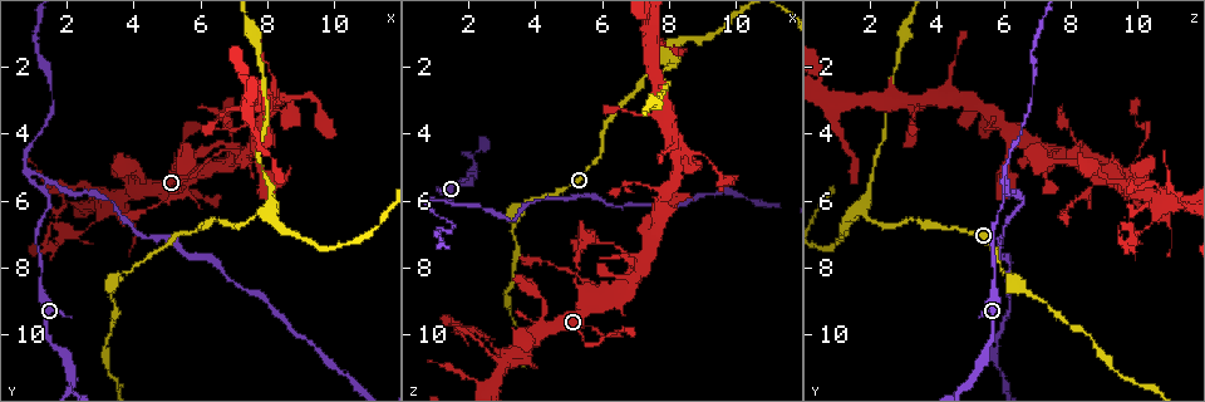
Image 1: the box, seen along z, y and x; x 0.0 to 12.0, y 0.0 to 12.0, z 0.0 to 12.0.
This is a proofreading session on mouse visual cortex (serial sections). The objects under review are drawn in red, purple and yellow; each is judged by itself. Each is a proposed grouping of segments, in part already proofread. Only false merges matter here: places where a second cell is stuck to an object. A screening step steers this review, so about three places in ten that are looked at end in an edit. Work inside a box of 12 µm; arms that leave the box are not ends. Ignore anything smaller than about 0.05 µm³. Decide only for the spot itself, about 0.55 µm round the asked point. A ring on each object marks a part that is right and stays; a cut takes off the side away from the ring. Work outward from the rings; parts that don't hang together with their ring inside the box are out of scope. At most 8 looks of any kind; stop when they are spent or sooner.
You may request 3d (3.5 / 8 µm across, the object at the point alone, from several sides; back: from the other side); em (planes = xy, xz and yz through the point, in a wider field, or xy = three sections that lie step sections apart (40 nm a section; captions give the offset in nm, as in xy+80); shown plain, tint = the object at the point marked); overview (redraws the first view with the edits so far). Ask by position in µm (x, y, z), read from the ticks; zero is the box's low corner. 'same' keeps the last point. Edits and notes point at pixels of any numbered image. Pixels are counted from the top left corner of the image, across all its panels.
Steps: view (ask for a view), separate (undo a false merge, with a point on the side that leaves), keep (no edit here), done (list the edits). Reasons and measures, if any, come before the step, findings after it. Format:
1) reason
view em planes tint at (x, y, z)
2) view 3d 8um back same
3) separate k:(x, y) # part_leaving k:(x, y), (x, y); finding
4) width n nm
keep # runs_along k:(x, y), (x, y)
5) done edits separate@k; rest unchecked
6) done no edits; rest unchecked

narrows sharply
view 3d 3.5um at (5.4, 4.5, 10.0)

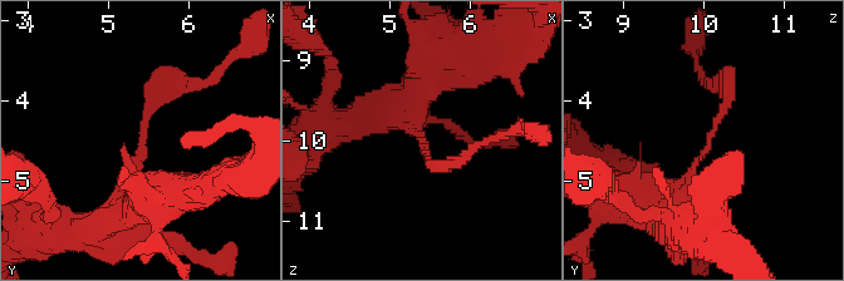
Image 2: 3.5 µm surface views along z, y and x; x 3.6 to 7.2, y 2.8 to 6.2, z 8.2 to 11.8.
arm_widths 150, 300 nm
view em xy step 2 plain at (5.45, 4.60, 10.05)

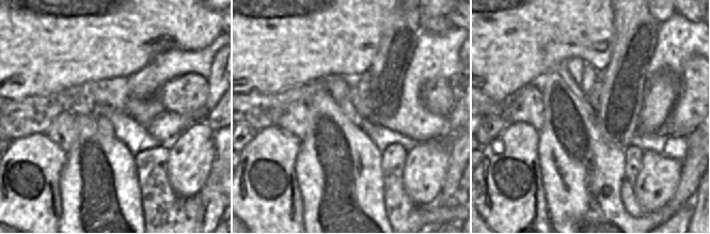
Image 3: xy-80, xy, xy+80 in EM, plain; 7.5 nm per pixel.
with the object marked
view em xy step 2 tint same

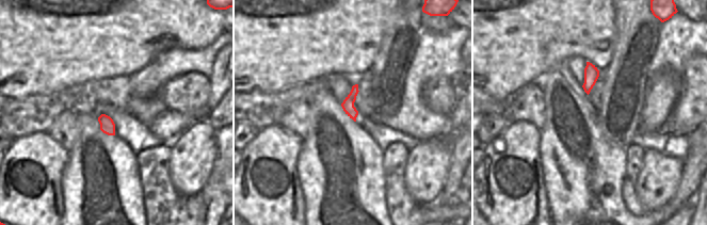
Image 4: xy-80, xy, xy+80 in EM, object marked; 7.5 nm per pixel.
keep # runs_along 2:(121, 212), (145, 112), (182, 82); one cell here

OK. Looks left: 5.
thick turns thin
view 3d 8um at (5.6, 5.8, 8.4)

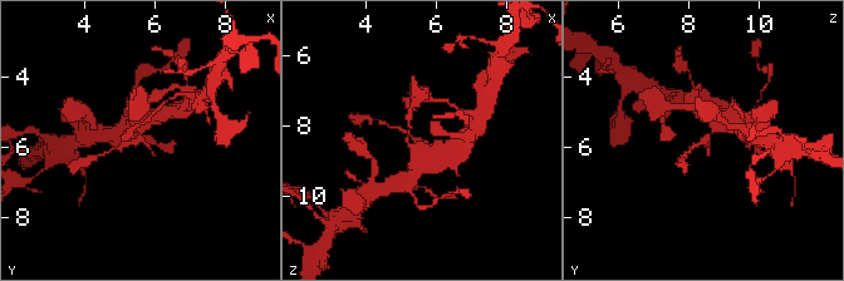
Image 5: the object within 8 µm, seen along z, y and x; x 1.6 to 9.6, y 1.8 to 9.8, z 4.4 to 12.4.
view 3d 3.5um at (5.6, 5.8, 8.4)

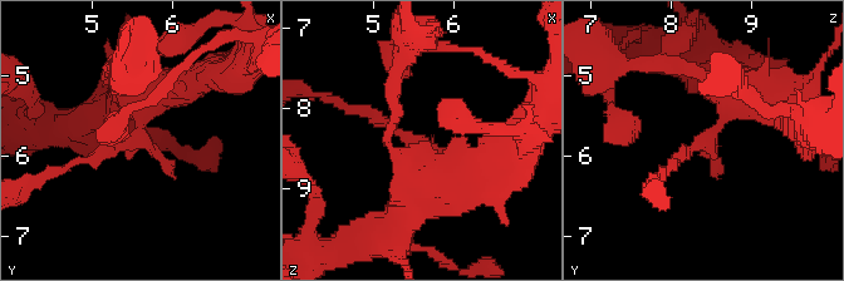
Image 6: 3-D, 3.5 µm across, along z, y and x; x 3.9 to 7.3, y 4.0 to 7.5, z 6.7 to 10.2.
now the EM
view em xy step 5 tint at (5.60, 5.75, 8.50)

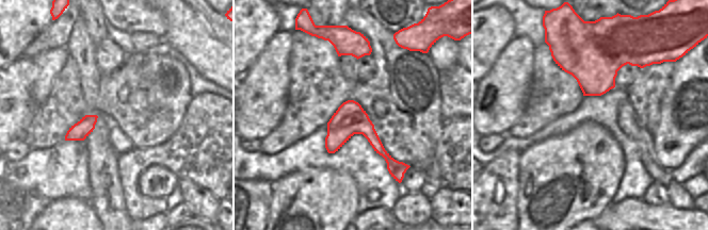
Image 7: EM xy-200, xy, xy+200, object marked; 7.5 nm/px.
keep # runs_along 7:(346, 104), (377, 147), (400, 167); one cell here

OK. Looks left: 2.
thick turns thin
view 3d 3.5um at (3.1, 6.4, 10.6)

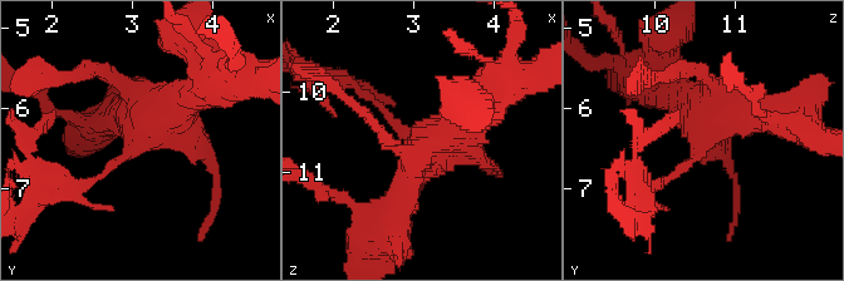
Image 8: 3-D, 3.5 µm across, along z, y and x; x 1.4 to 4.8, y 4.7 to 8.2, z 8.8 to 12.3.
shape alone is not enough
view em xy step 2 tint at (3.05, 6.45, 10.55)

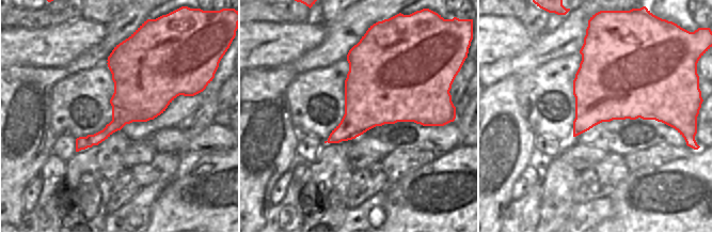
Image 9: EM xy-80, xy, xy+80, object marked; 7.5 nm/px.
separate 8:(372, 97) # two cells meet here

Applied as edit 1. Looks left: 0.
done edits separate@8; rest unchecked

